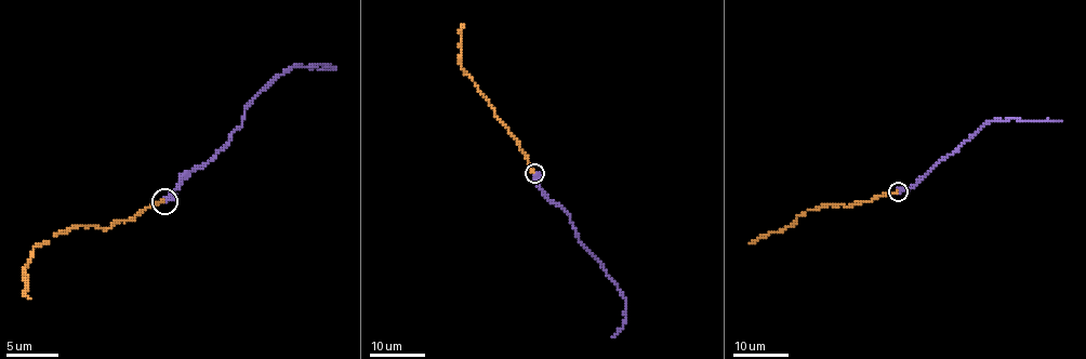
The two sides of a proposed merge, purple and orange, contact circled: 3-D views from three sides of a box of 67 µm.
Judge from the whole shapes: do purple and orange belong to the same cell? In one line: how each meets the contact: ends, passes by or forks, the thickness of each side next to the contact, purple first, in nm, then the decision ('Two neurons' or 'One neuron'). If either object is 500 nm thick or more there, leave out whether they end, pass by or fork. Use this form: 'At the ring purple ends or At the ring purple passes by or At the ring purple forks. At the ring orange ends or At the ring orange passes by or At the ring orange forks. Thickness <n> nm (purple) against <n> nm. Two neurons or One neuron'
At the ring purple passes by. At the ring orange ends. Thickness 320 nm (purple) against 190 nm. One neuron

